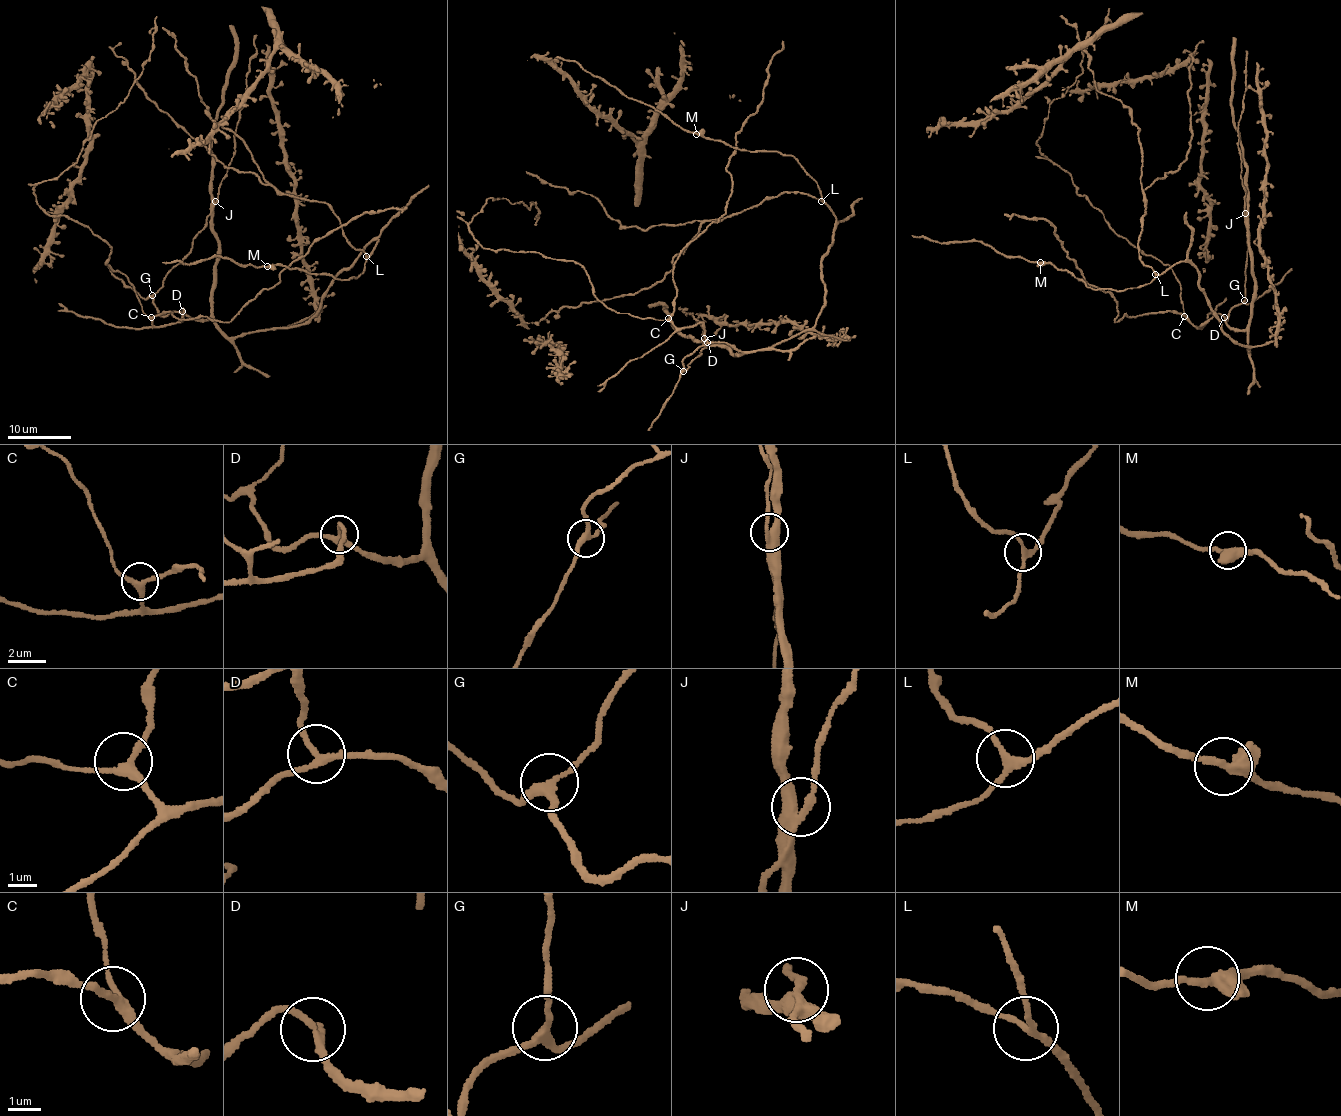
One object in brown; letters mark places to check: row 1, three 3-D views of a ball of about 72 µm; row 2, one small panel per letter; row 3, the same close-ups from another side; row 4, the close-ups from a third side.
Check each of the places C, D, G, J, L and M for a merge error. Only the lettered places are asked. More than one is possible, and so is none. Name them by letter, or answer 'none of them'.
none of them

